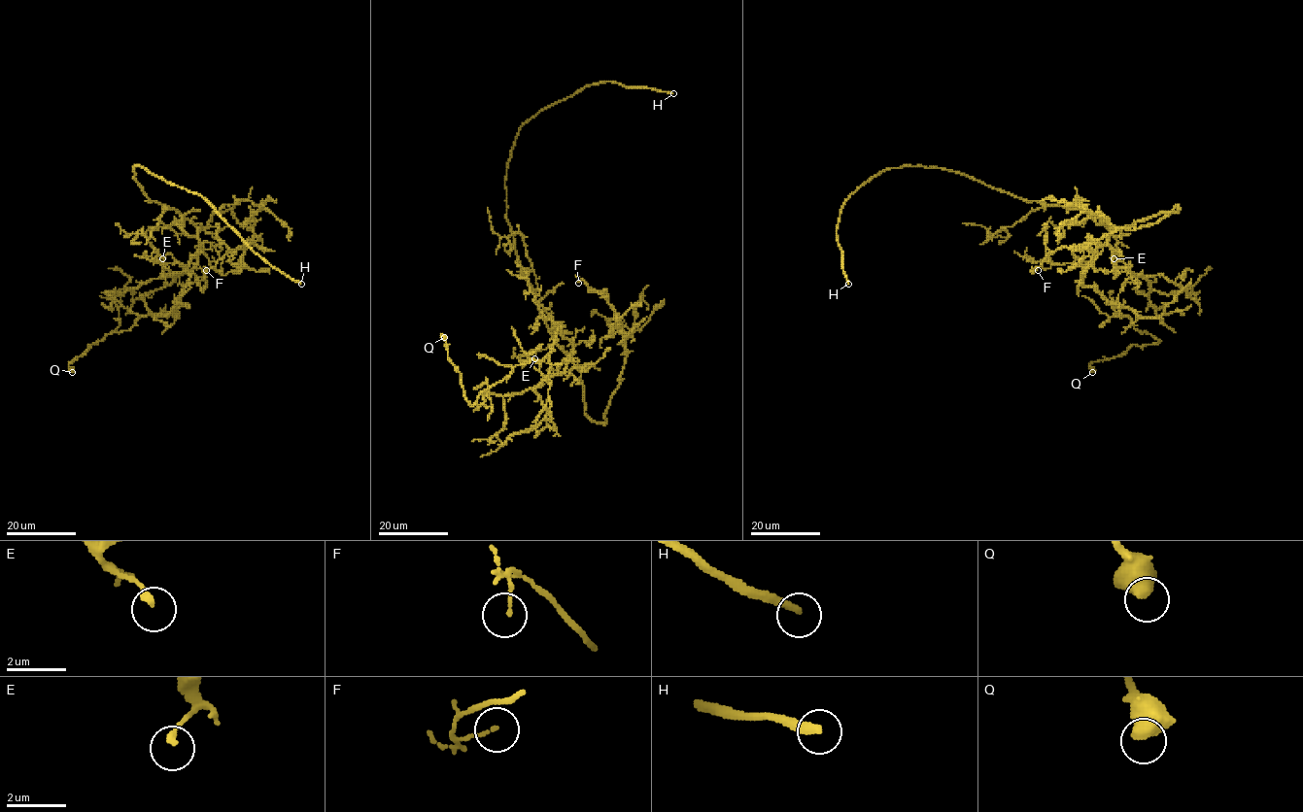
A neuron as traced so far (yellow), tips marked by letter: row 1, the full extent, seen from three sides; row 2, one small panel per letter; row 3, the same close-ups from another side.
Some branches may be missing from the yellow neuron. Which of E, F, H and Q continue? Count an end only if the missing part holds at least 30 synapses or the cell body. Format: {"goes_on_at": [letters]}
{"goes_on_at": ["H"]}

